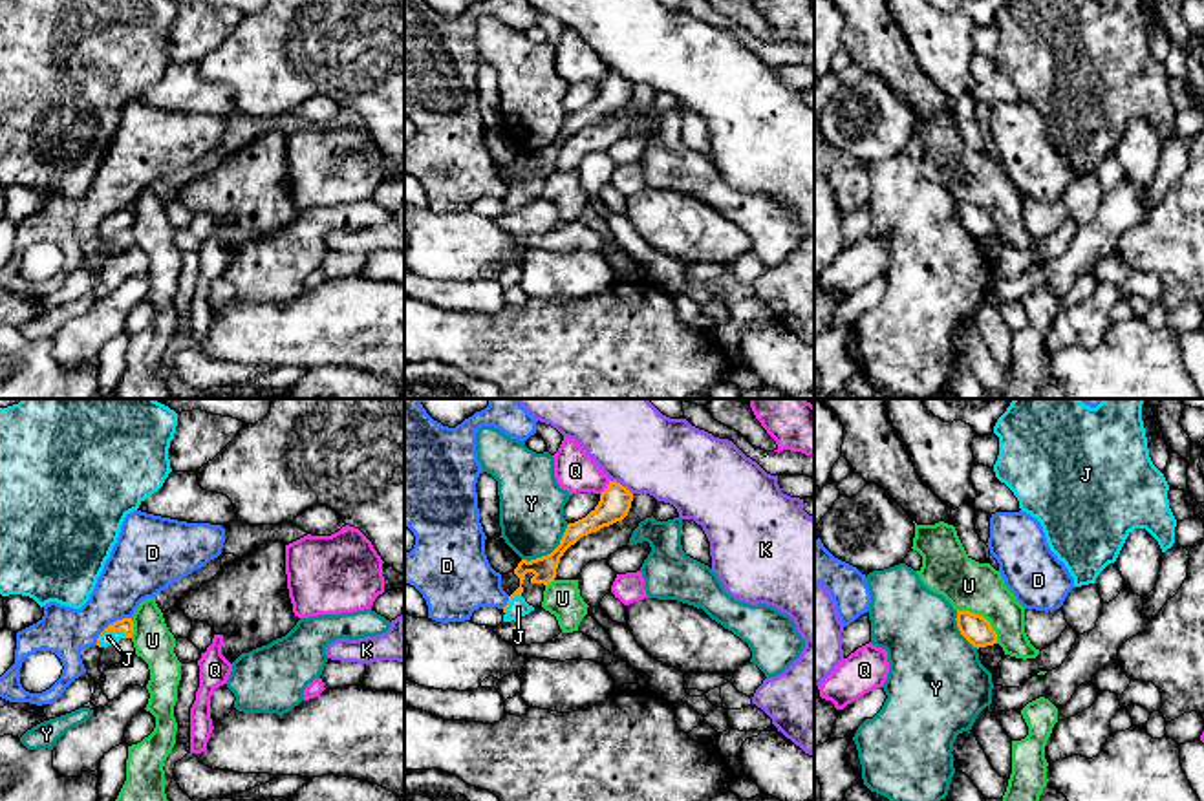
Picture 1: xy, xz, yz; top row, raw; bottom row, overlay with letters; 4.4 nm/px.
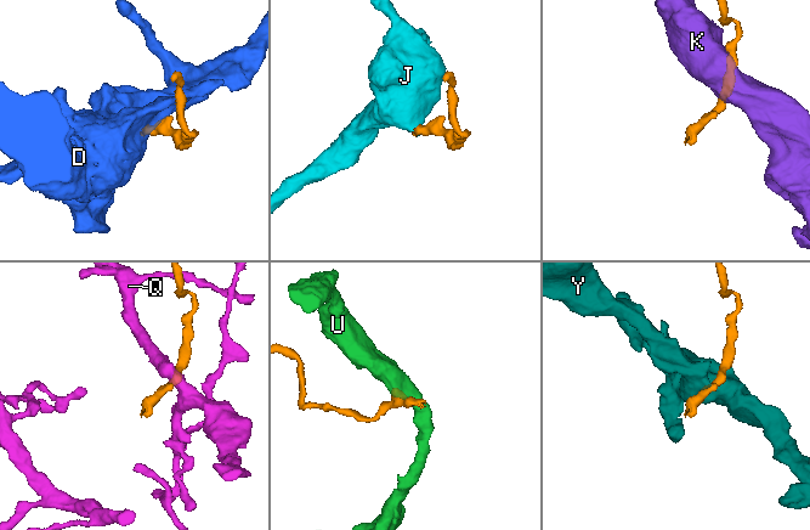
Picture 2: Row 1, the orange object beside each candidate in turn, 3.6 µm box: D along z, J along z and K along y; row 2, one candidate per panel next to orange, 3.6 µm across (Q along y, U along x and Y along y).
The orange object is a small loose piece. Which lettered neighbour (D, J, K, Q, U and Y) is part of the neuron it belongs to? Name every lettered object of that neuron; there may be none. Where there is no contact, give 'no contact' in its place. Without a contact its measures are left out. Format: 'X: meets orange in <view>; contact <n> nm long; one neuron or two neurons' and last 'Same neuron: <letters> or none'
D: meets orange in xy; contact 200 nm long; two neurons
J: meets orange in xy; contact 130 nm long; one neuron
K: meets orange in xz; contact 120 nm long; two neurons
Q: meets orange in xz; contact 80 nm long; two neurons
U: meets orange in yz; contact 240 nm long; two neurons
Y: meets orange in xz; contact 280 nm long; two neurons
Same neuron: J

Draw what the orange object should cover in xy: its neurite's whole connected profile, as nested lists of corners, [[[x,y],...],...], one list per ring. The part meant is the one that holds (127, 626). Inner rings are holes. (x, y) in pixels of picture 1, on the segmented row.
[[[123,618],[110,624],[97,638],[99,647],[108,647],[121,638],[132,638],[134,635],[134,622],[132,618]]]

